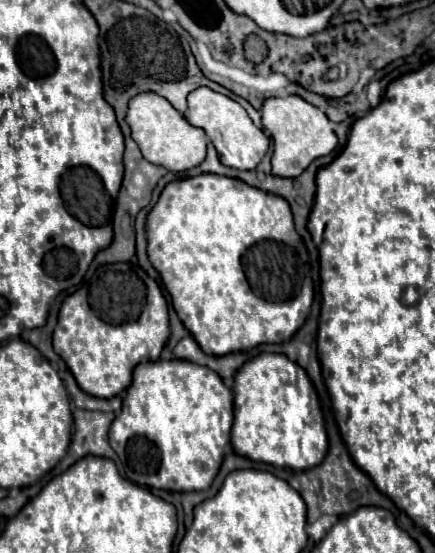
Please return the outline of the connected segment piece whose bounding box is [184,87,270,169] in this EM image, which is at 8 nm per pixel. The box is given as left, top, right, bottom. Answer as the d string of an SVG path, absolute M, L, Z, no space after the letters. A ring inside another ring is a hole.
M198 87L196 91L188 95L188 111L184 115L194 127L204 129L208 139L214 143L220 161L228 167L254 169L268 151L270 139L264 135L262 129L258 129L252 123L246 109L240 103L236 103L234 99L212 91L210 87Z

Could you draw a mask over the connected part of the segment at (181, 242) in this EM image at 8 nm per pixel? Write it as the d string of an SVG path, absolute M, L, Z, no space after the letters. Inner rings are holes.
M198 175L168 183L146 221L150 263L160 273L180 321L208 355L288 341L302 327L312 305L312 281L306 275L308 253L300 245L302 237L294 229L288 201L240 179L220 177L224 175Z

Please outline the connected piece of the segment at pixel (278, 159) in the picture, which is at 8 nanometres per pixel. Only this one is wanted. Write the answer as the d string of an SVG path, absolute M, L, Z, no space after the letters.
M298 95L266 99L262 107L262 125L270 133L274 143L272 173L278 177L298 177L316 157L328 155L338 143L338 137L326 113Z

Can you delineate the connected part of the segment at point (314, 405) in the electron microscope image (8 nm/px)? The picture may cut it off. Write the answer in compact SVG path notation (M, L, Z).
M262 353L244 363L234 379L234 451L252 461L304 471L320 465L328 453L328 436L316 391L306 371L286 355Z

